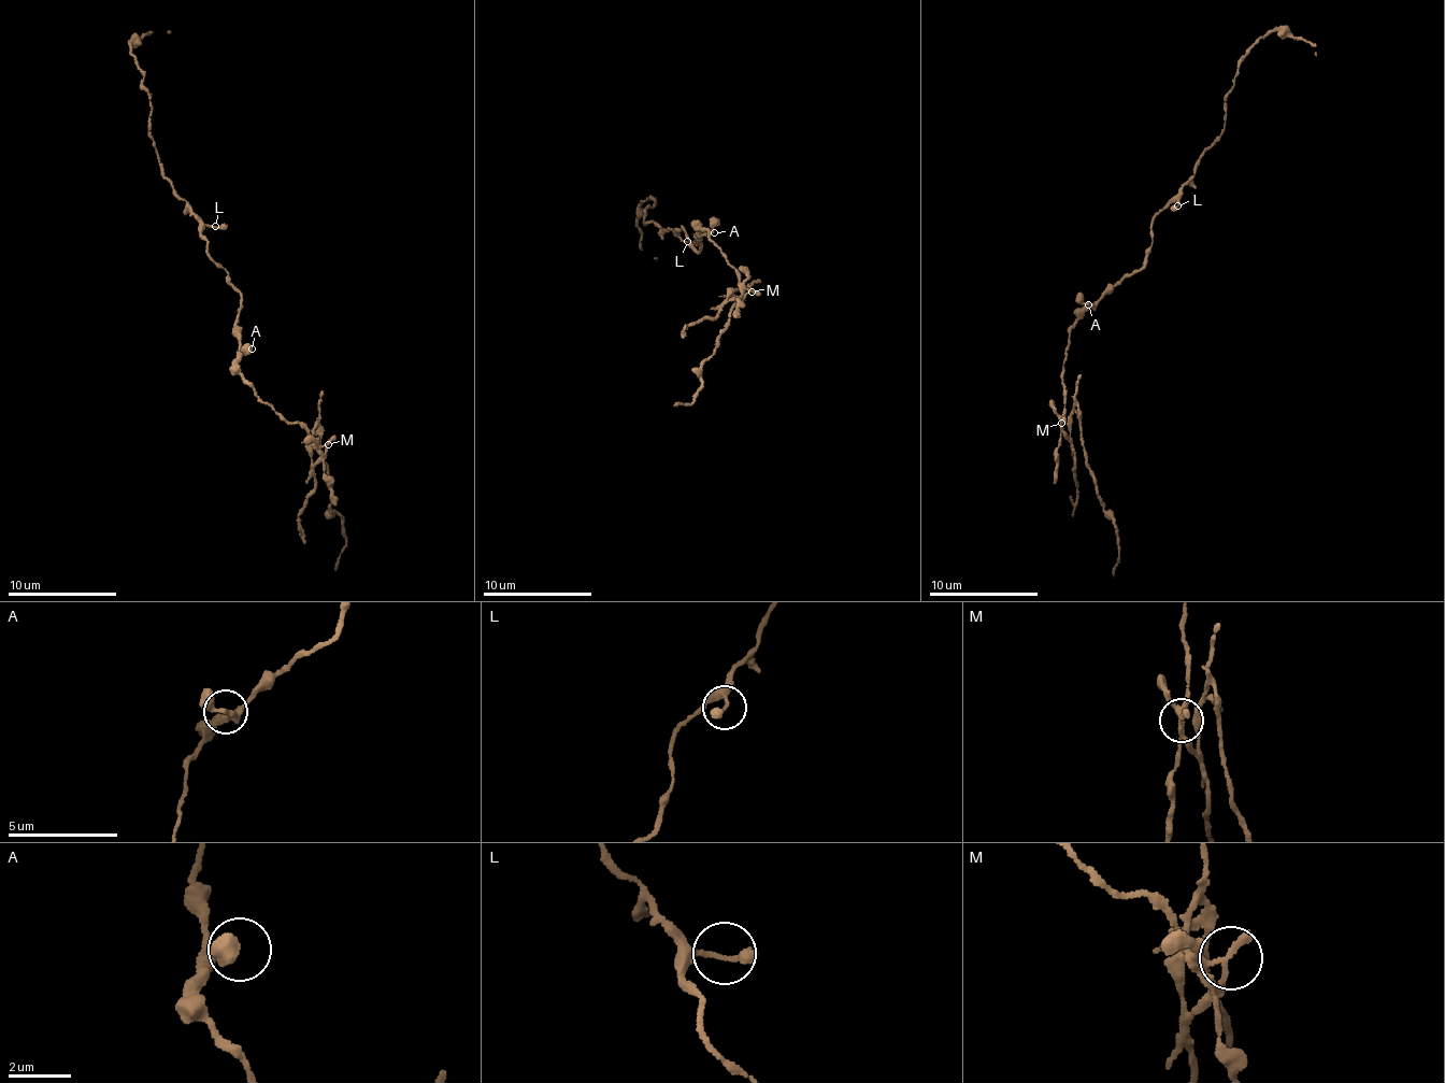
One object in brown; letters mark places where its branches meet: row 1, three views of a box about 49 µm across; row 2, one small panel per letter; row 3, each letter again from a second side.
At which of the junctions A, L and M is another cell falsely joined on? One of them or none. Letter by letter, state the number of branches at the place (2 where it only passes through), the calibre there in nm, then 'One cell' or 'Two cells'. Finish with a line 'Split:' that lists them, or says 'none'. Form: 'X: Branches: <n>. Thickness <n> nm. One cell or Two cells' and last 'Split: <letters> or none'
A: Branches: 2. Thickness 240 nm. One cell
L: Branches: 1. Thickness 320 nm. One cell
M: Branches: 1. Thickness 280 nm. Two cells
Split: M

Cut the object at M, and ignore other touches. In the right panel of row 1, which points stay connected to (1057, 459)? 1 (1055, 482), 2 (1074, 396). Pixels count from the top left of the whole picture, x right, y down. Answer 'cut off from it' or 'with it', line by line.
1: with it
2: cut off from it

